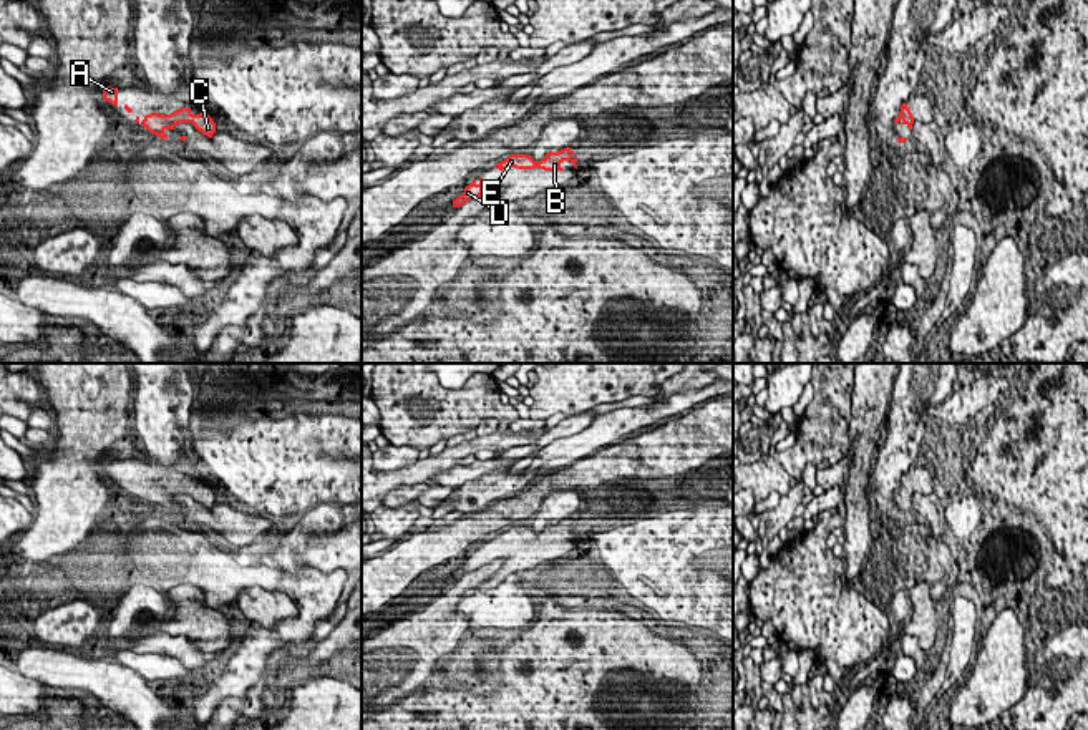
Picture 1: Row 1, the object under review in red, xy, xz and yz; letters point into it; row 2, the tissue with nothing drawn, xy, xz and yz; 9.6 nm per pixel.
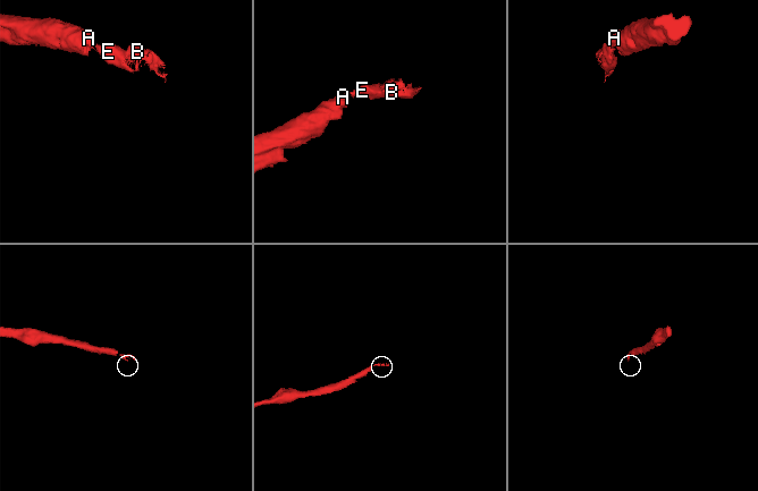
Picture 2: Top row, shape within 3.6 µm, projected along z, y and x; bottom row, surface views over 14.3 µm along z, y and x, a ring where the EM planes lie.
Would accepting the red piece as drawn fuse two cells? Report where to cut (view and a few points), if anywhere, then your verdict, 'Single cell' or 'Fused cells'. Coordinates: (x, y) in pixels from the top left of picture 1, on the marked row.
No split. Single cell

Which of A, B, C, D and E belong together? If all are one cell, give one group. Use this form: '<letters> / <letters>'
A B C D E

